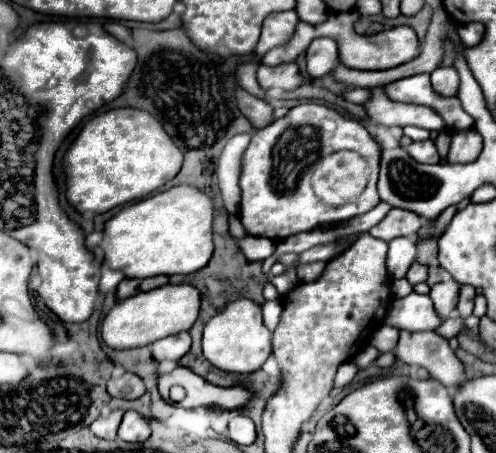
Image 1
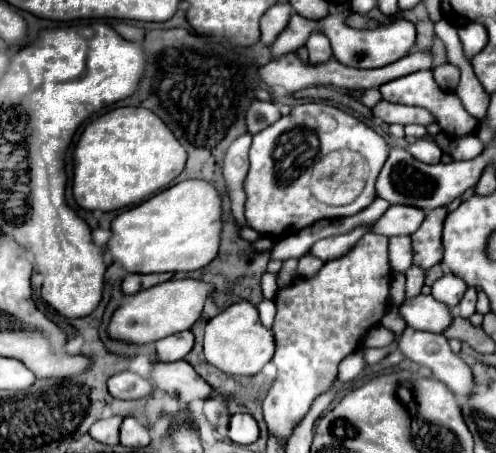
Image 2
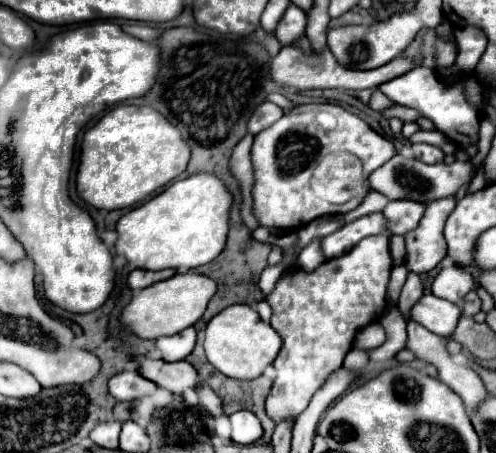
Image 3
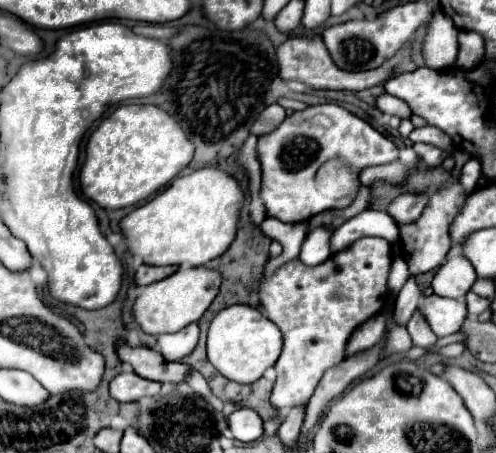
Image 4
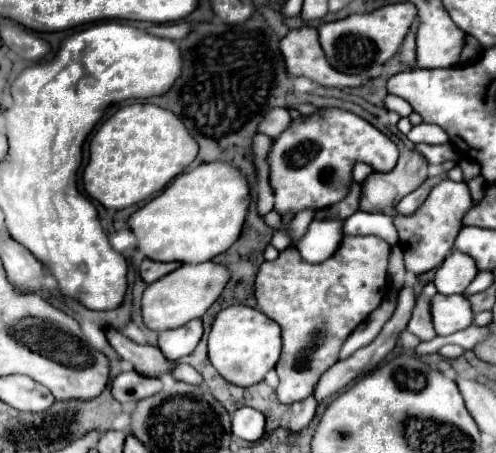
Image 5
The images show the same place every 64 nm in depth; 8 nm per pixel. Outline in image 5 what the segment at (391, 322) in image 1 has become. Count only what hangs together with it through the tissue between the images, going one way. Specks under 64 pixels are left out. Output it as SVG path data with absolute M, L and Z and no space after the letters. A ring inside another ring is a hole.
M436 294L430 300L430 304L432 304L434 328L440 336L448 336L458 330L464 330L464 328L472 326L472 322L474 322L472 306L468 304L468 298L464 298L462 294L460 296Z

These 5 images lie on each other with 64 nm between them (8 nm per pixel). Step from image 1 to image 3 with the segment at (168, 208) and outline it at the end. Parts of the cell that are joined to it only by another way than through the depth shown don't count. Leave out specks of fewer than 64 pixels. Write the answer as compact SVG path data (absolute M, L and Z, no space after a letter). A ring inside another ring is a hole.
M200 172L184 180L176 180L162 194L130 210L118 220L116 252L124 254L130 266L144 270L204 266L224 250L230 208L232 192L214 174Z

